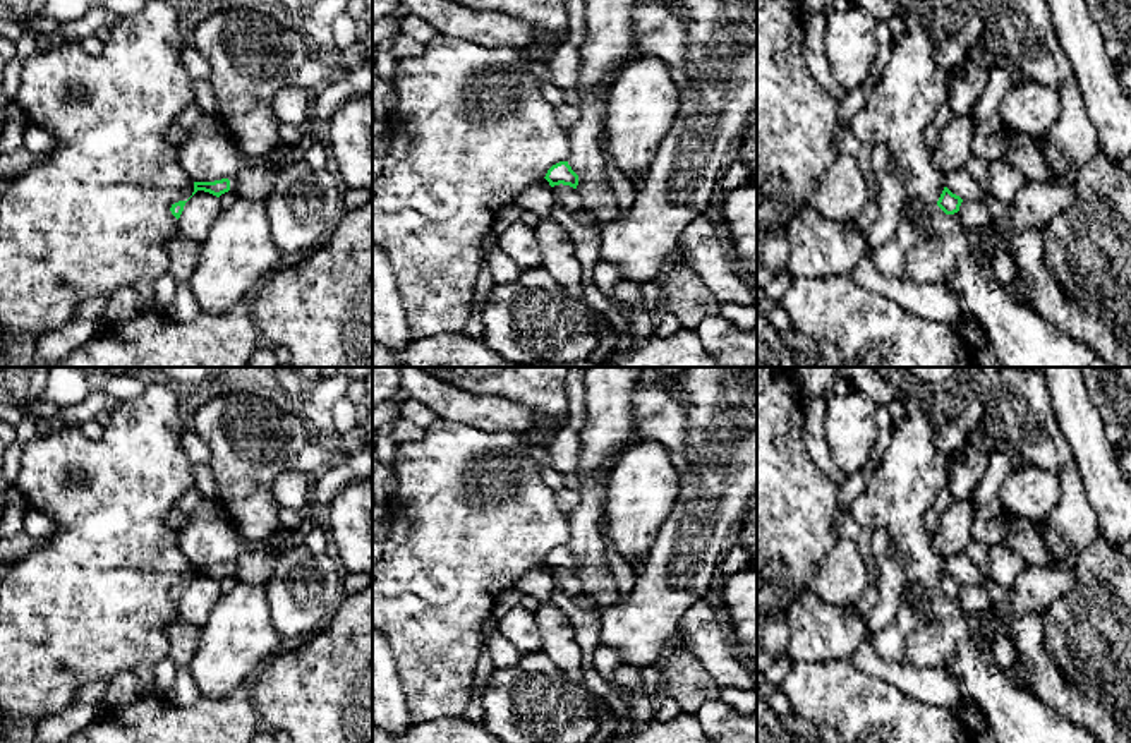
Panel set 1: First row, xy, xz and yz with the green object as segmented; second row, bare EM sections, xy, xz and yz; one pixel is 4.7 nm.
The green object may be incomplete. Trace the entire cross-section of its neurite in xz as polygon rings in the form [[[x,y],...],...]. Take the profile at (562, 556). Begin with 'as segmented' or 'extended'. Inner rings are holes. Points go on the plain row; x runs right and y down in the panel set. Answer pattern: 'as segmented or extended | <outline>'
as segmented | [[[568,546],[553,549],[544,563],[549,566],[551,571],[563,568],[577,573],[578,570],[578,559],[572,554]]]

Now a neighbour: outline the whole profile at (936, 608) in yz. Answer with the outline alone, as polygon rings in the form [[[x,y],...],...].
[[[903,589],[901,602],[910,604],[918,616],[928,621],[968,618],[977,613],[965,609],[958,597],[946,599],[937,589],[927,599],[920,599],[913,590]]]

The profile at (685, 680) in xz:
[[[678,638],[666,645],[656,667],[662,678],[662,697],[678,702],[683,712],[695,714],[702,704],[721,697],[721,686]]]

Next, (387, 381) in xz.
[[[372,367],[372,410],[402,388],[398,367]]]

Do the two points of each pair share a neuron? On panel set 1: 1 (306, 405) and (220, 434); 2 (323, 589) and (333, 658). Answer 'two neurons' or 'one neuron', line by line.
1: two neurons
2: two neurons

